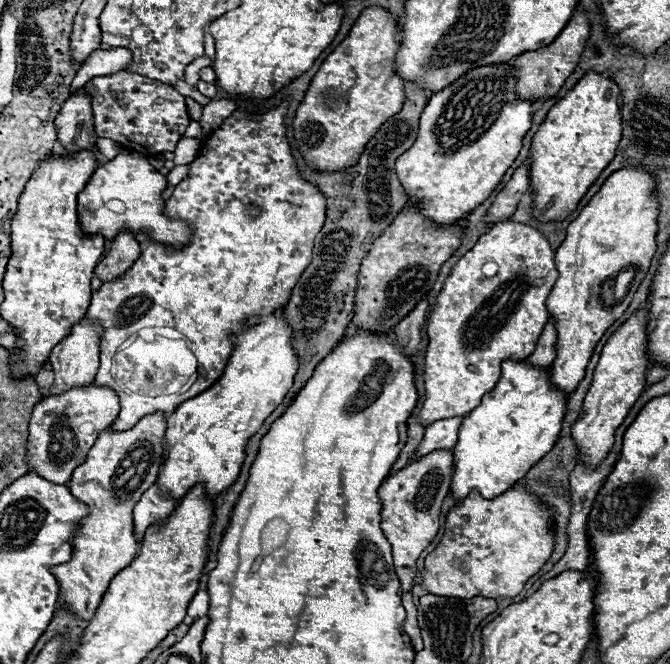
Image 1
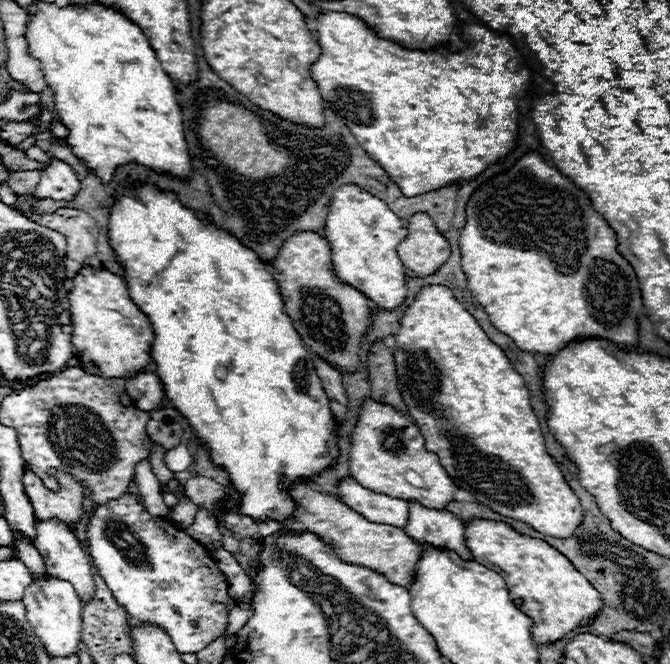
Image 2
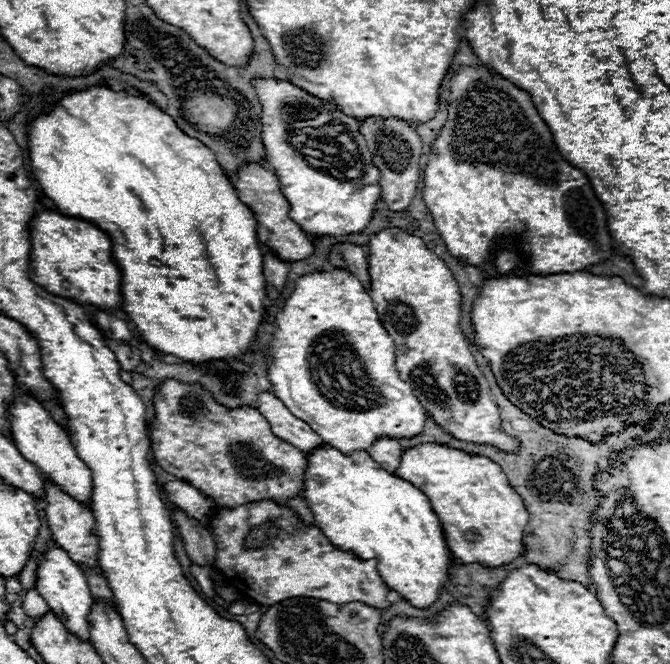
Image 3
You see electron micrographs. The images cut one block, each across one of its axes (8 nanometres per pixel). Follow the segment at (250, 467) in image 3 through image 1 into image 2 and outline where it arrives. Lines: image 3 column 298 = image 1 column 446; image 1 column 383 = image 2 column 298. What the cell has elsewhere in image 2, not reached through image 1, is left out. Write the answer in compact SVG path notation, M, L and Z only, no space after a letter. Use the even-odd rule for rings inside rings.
M294 484L290 490L294 502L298 504L296 518L286 522L286 528L290 530L312 530L320 534L324 540L328 540L330 546L334 546L334 552L350 562L350 564L362 564L366 568L374 568L376 572L382 572L392 582L400 586L412 586L418 558L422 556L422 548L400 528L392 528L386 524L374 524L368 522L362 514L354 512L346 504L324 496L322 492L312 490L308 484Z

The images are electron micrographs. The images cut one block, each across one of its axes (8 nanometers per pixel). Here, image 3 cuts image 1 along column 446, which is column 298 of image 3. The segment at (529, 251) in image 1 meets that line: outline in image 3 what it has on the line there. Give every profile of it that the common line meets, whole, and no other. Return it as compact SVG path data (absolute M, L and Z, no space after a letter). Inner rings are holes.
M334 268L332 272L326 270L318 270L318 272L310 272L304 274L296 280L294 290L290 292L290 296L284 302L284 308L276 314L274 320L274 334L272 334L272 342L268 344L266 350L266 370L268 370L268 380L274 388L274 394L286 404L286 408L298 416L300 420L304 420L306 424L310 424L310 428L314 428L314 432L318 432L318 436L332 448L340 450L340 452L352 452L352 450L368 450L372 446L372 442L378 436L388 436L388 438L412 438L416 434L420 434L424 430L424 422L426 422L426 410L422 408L420 400L414 396L414 390L410 388L410 384L406 384L404 380L400 380L400 374L394 366L394 340L390 338L390 334L384 330L384 326L380 324L378 312L374 308L374 302L370 298L370 294L366 292L366 288L354 278L354 274L346 268Z

